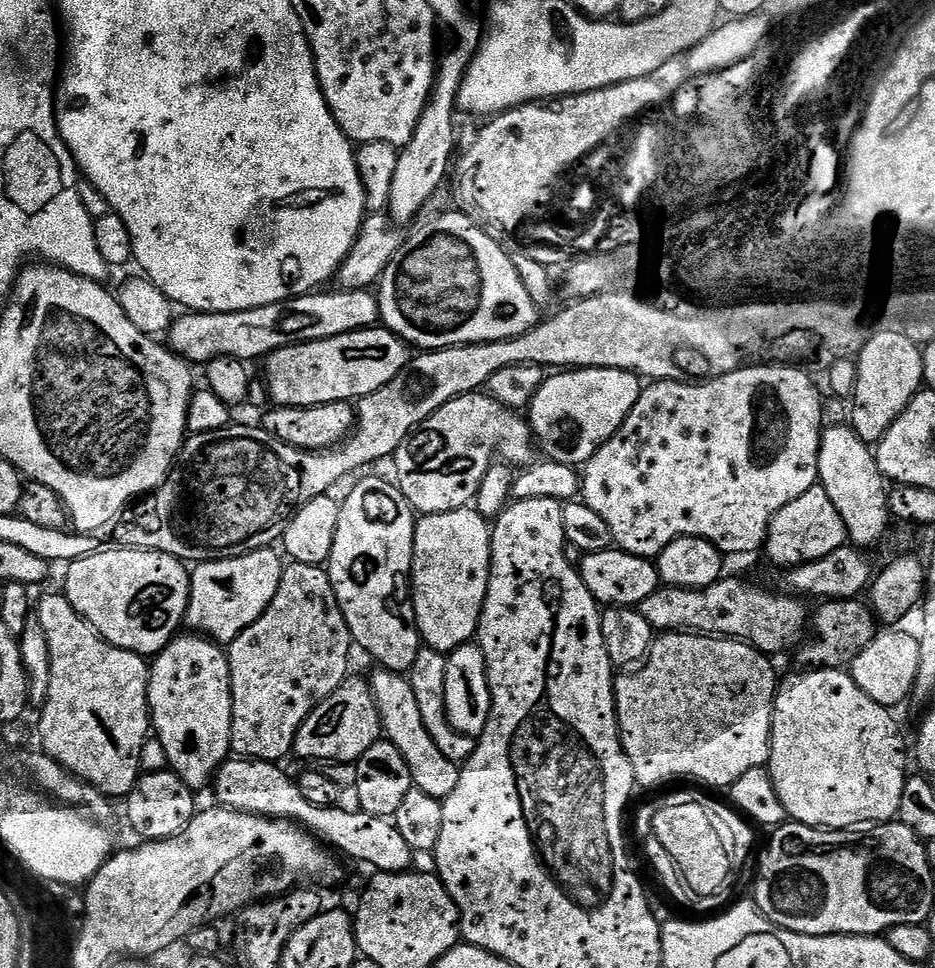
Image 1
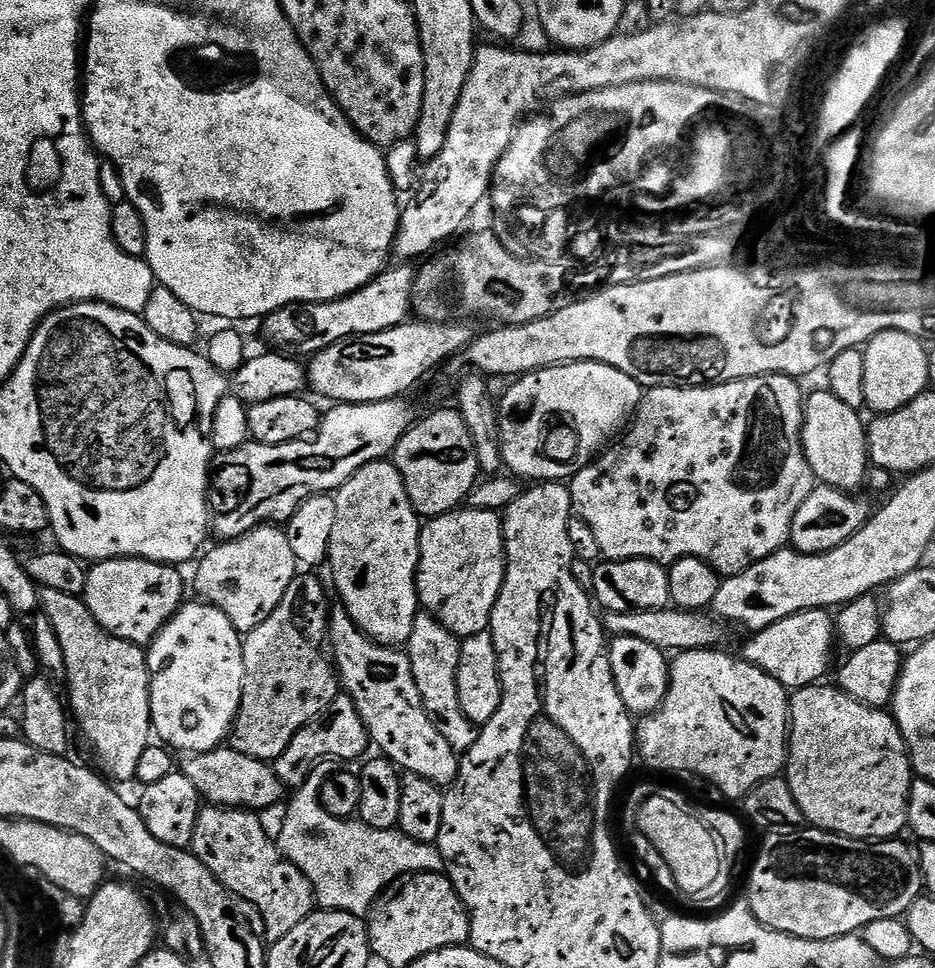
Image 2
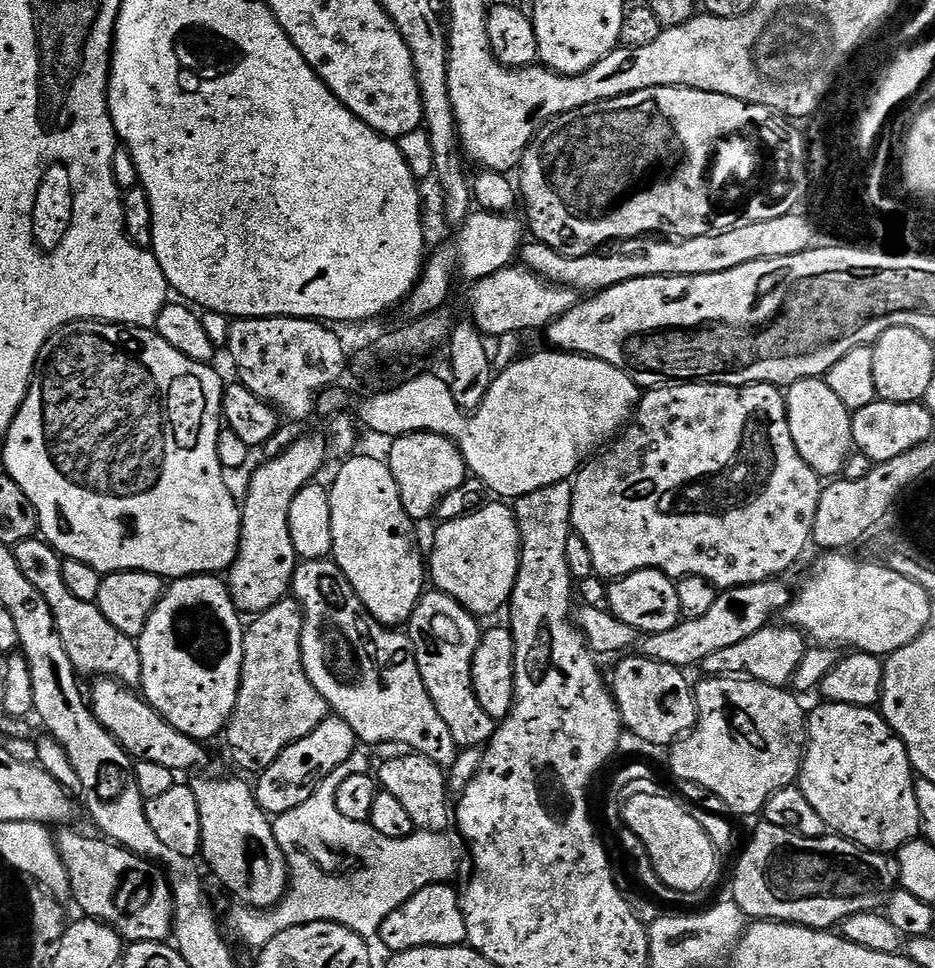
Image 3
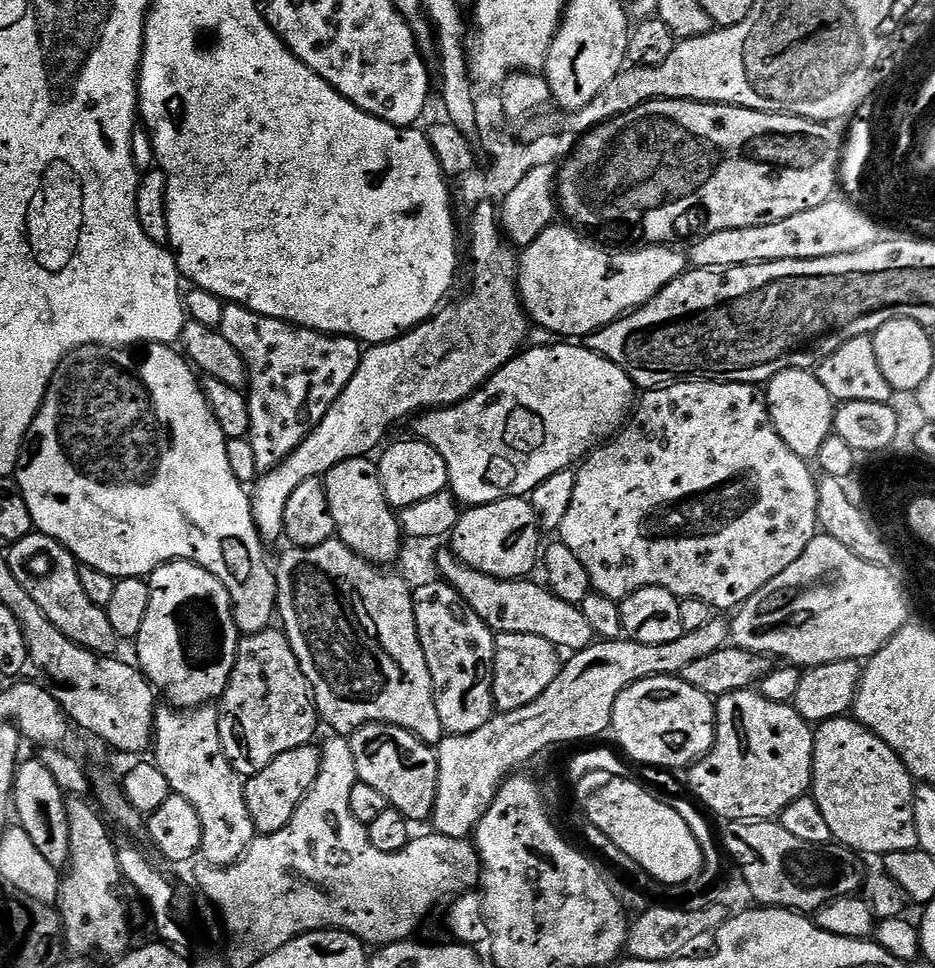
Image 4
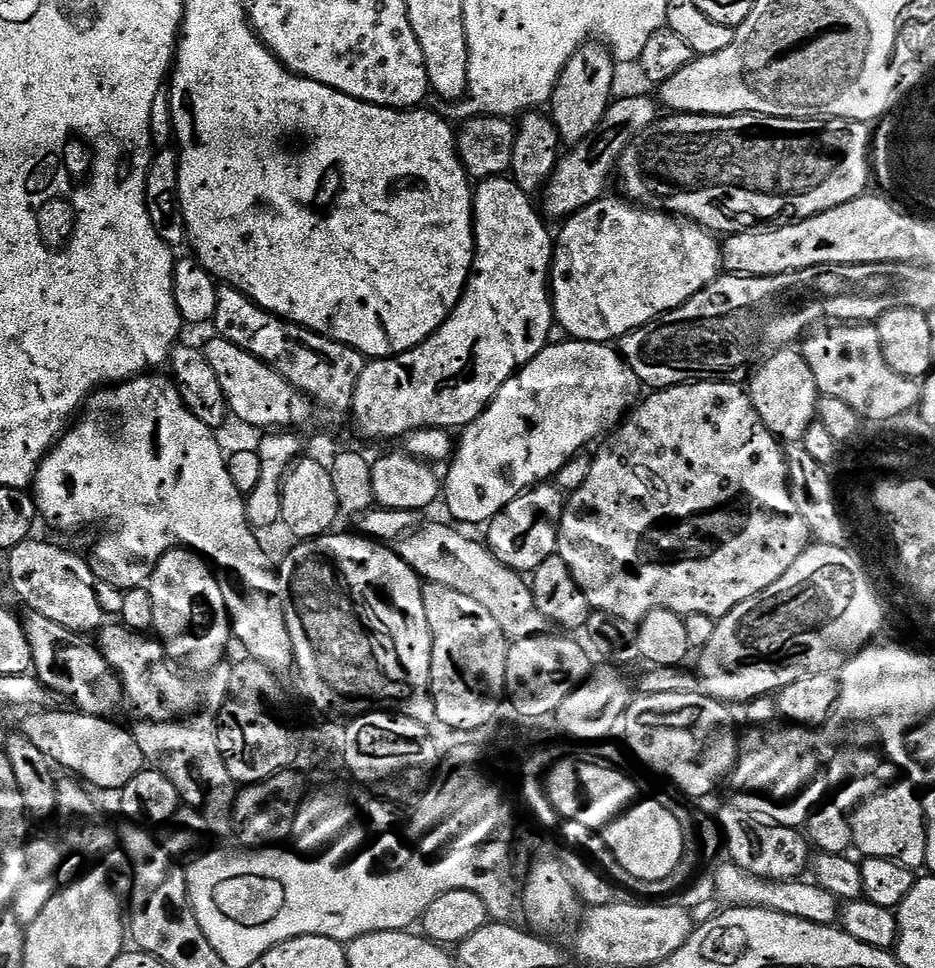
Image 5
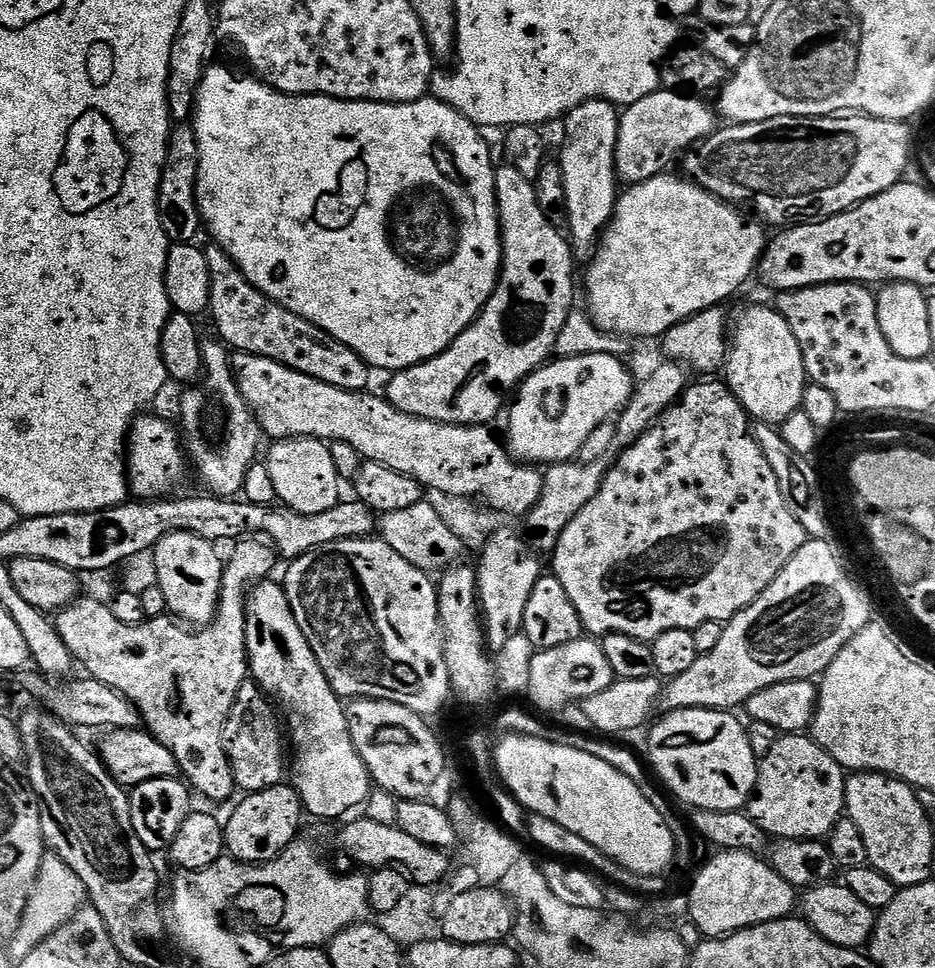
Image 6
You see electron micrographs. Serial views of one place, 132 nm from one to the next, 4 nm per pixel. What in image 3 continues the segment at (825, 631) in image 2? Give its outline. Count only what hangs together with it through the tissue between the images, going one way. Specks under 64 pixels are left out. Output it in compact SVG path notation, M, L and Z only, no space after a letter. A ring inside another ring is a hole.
M769 626L758 630L758 634L750 634L750 638L742 638L734 646L726 646L726 650L714 650L702 665L703 675L727 676L739 674L744 678L761 680L763 684L769 684L775 688L783 688L791 685L794 670L802 663L802 658L810 646L803 632L795 626Z

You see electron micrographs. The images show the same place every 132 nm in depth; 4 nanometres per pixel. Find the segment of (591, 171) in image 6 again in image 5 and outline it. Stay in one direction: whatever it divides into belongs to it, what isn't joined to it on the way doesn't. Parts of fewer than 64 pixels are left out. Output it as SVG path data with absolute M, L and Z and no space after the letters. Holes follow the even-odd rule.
M589 42L572 55L562 70L550 101L550 119L560 133L563 143L574 146L597 128L613 99L612 83L616 80L616 68L611 51L599 42Z

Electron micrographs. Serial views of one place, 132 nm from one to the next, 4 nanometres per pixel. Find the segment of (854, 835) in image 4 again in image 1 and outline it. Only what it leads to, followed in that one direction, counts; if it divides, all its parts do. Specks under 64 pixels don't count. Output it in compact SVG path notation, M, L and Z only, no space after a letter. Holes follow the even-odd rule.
M814 668L811 670L800 670L804 672L796 672L793 676L788 676L779 681L777 690L776 690L776 701L772 707L772 745L770 746L770 758L767 762L767 770L770 774L770 778L774 782L774 790L778 790L778 798L782 798L782 806L786 806L789 817L795 823L798 824L808 824L811 828L827 828L829 830L852 830L857 826L872 826L878 824L886 824L892 821L895 821L900 815L900 807L902 806L902 790L906 786L910 775L910 769L908 769L908 760L910 764L910 756L904 753L904 736L900 733L900 728L896 725L896 720L889 709L884 708L878 702L874 702L874 698L870 698L865 692L858 686L858 682L854 682L854 678L847 671L838 669L838 668Z

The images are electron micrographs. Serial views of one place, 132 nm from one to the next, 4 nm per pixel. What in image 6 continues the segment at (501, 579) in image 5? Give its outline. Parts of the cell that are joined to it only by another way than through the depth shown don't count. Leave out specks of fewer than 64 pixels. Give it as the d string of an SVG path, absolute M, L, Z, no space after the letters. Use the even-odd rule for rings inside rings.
M427 502L415 504L407 510L383 513L378 520L378 536L390 546L390 550L394 550L394 554L402 554L410 566L429 574L439 573L449 564L457 563L466 550L466 544L442 522L437 511Z

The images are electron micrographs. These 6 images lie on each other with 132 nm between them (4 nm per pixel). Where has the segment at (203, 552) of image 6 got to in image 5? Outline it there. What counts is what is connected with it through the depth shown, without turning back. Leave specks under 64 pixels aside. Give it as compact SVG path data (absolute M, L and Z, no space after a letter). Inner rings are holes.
M171 548L157 562L146 587L154 602L152 626L169 661L181 660L192 674L203 674L225 663L228 643L231 645L234 640L232 622L228 619L220 581L203 556L187 548Z

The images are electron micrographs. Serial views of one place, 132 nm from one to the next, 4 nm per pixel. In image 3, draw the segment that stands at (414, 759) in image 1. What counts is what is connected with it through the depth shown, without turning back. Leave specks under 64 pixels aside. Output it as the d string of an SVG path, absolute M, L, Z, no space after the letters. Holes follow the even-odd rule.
M306 560L297 563L296 572L292 575L291 595L304 611L302 626L302 662L314 690L326 698L329 709L350 730L354 730L357 741L364 744L405 744L405 749L418 752L430 758L442 769L450 770L456 756L462 749L454 742L446 722L434 710L430 694L422 682L418 662L414 658L414 646L407 631L397 630L387 624L379 624L362 606L354 586L346 578L336 561Z

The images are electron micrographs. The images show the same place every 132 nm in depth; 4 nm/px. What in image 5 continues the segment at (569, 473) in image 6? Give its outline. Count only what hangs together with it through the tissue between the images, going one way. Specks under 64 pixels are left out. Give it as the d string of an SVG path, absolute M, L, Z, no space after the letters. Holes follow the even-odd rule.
M555 483L537 484L535 488L514 498L486 525L486 543L492 553L506 566L521 574L531 574L546 558L557 555L556 539L564 513L566 496Z

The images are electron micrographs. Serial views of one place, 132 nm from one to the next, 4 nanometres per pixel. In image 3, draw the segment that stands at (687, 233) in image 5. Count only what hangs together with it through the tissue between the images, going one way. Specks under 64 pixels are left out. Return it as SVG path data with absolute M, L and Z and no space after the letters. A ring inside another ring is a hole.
M516 267L503 268L471 285L472 293L468 296L472 303L470 319L485 337L508 336L511 332L528 332L531 328L547 329L578 302L576 289L550 284L527 267Z

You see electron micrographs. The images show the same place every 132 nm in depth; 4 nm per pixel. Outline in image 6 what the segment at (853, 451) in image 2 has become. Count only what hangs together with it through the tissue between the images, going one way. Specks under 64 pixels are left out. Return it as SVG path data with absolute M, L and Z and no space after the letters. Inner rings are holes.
M752 304L749 308L742 309L737 314L736 320L734 316L731 321L730 347L728 358L724 361L722 376L734 398L738 398L738 402L753 421L777 426L782 425L784 420L802 408L804 392L810 383L806 366L802 362L802 350L798 346L798 338L794 338L794 330L790 330L788 319L777 312L775 307L763 308L760 304Z

